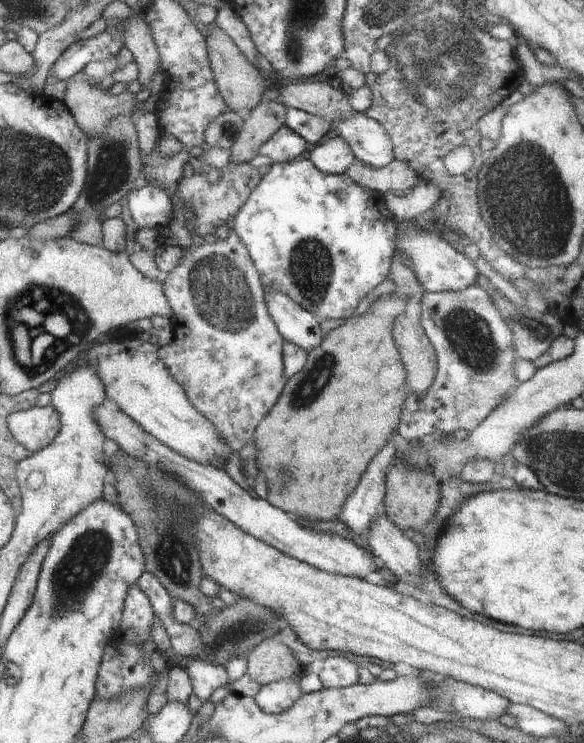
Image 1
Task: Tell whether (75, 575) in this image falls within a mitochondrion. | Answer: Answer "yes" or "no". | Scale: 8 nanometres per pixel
yes

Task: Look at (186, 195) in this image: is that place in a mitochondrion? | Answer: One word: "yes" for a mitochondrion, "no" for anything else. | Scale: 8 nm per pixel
no

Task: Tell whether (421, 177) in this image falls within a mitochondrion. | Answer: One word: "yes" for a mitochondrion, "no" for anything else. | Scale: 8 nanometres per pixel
no

